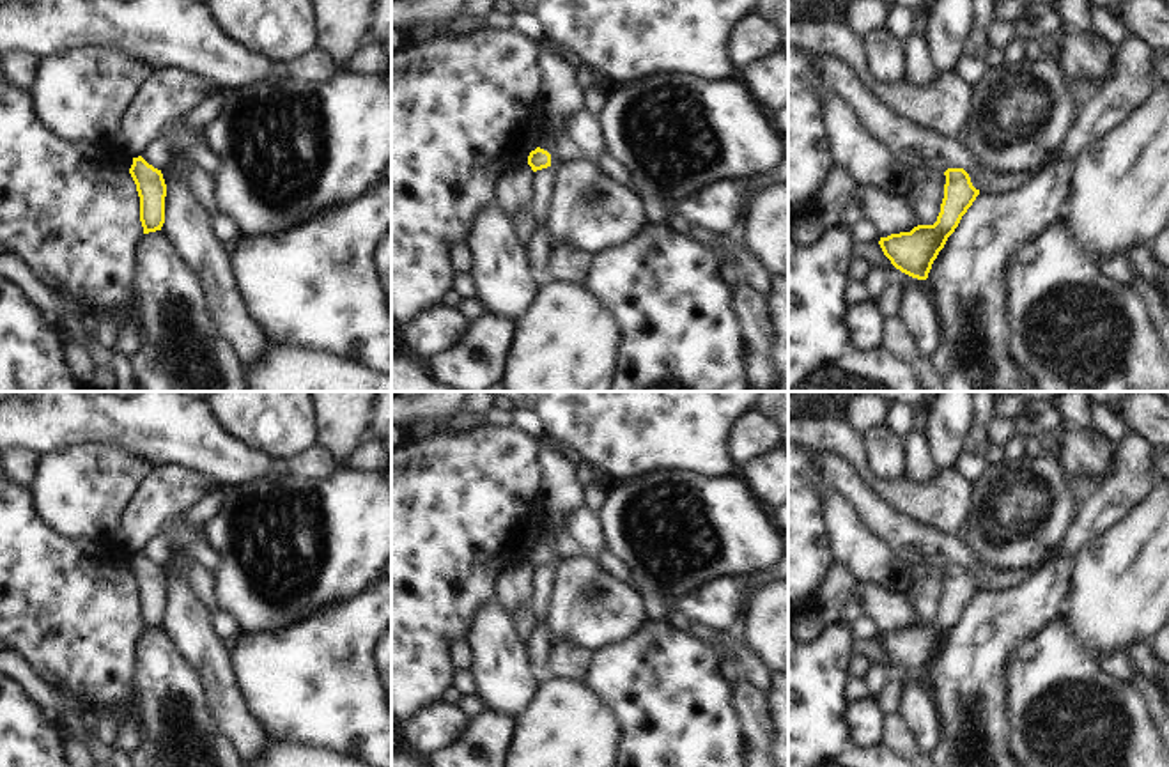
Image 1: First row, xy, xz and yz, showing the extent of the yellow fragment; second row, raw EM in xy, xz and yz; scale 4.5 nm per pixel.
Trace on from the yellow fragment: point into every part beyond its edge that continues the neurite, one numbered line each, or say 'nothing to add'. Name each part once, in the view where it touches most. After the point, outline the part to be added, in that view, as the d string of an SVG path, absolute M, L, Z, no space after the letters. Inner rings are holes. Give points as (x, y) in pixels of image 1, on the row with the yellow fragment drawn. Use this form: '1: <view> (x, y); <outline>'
nothing to add

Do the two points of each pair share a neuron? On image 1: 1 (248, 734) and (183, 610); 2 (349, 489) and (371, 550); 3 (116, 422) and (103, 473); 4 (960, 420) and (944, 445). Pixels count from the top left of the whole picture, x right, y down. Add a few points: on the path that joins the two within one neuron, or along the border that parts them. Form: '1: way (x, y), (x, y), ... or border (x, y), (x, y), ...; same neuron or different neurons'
1: way (224, 704), (213, 665), (193, 640); same neuron
2: way (349, 503), (349, 528), (356, 535); same neuron
3: border (68, 445), (110, 445), (147, 463); different neurons
4: way (955, 426), (946, 440); same neuron

